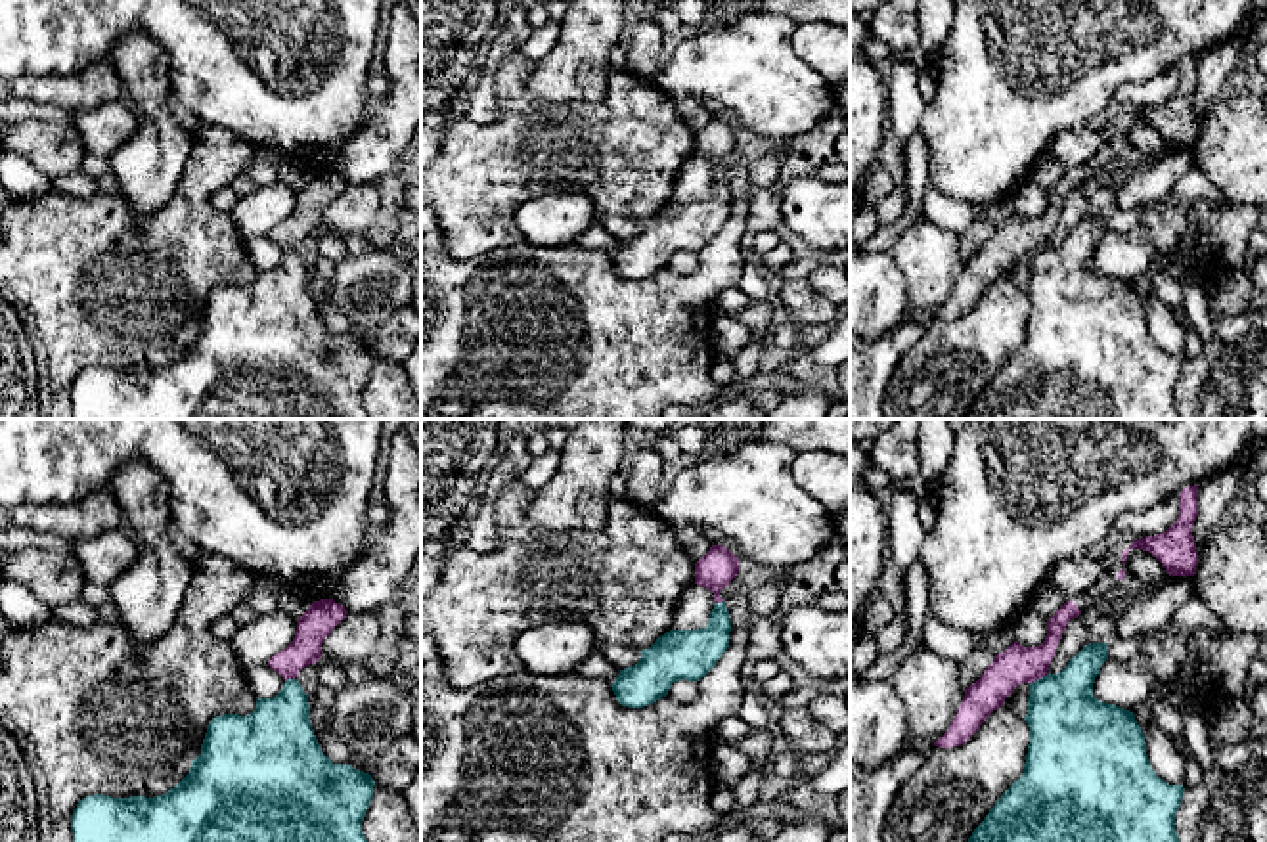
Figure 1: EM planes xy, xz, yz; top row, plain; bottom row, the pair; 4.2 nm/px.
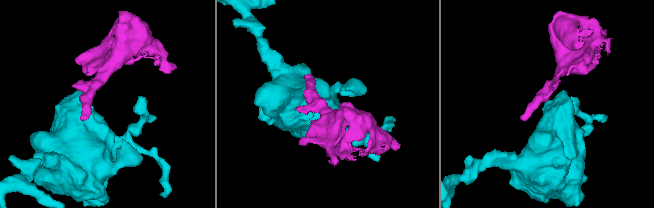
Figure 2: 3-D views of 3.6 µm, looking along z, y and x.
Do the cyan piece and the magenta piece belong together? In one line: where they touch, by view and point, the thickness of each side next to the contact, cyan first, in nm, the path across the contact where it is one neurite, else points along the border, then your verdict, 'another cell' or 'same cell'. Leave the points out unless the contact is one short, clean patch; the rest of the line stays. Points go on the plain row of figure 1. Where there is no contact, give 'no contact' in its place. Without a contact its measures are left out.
meets cyan in yz at (1038, 251); 340 nm thick on the cyan side, 170 nm on the other; border along yz (1047, 245), (1030, 255); another cell

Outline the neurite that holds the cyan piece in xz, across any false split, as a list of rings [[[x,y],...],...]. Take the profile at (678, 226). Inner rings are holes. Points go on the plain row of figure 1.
[[[725,172],[714,176],[706,199],[666,203],[639,222],[635,237],[620,241],[611,256],[616,272],[628,279],[643,279],[666,268],[676,253],[700,253],[729,218],[729,203]]]

